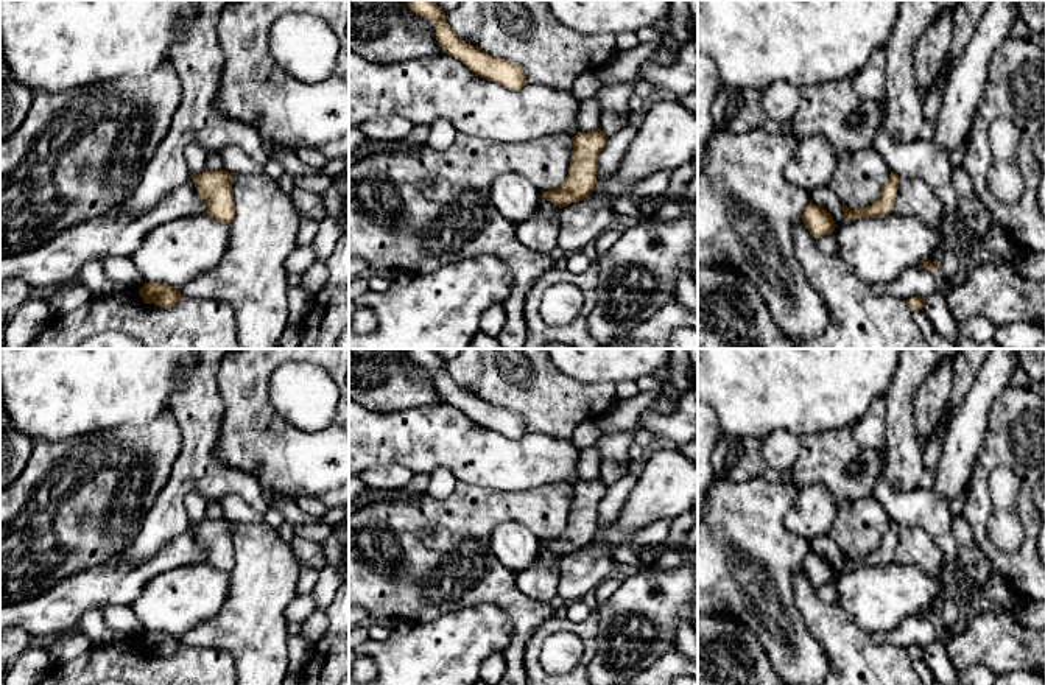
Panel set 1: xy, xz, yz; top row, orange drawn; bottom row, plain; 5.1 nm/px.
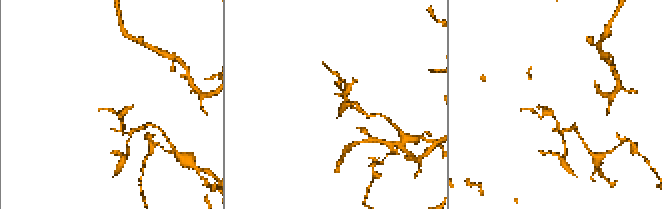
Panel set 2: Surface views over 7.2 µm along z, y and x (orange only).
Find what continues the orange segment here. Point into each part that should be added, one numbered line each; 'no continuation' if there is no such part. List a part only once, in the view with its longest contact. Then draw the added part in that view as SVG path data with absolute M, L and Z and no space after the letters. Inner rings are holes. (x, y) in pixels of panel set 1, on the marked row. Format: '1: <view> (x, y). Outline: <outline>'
no continuation

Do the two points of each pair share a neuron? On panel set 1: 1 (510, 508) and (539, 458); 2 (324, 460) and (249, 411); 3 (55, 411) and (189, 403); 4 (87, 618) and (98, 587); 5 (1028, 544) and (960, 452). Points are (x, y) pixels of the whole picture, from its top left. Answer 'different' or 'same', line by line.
1: different
2: same
3: different
4: different
5: different

